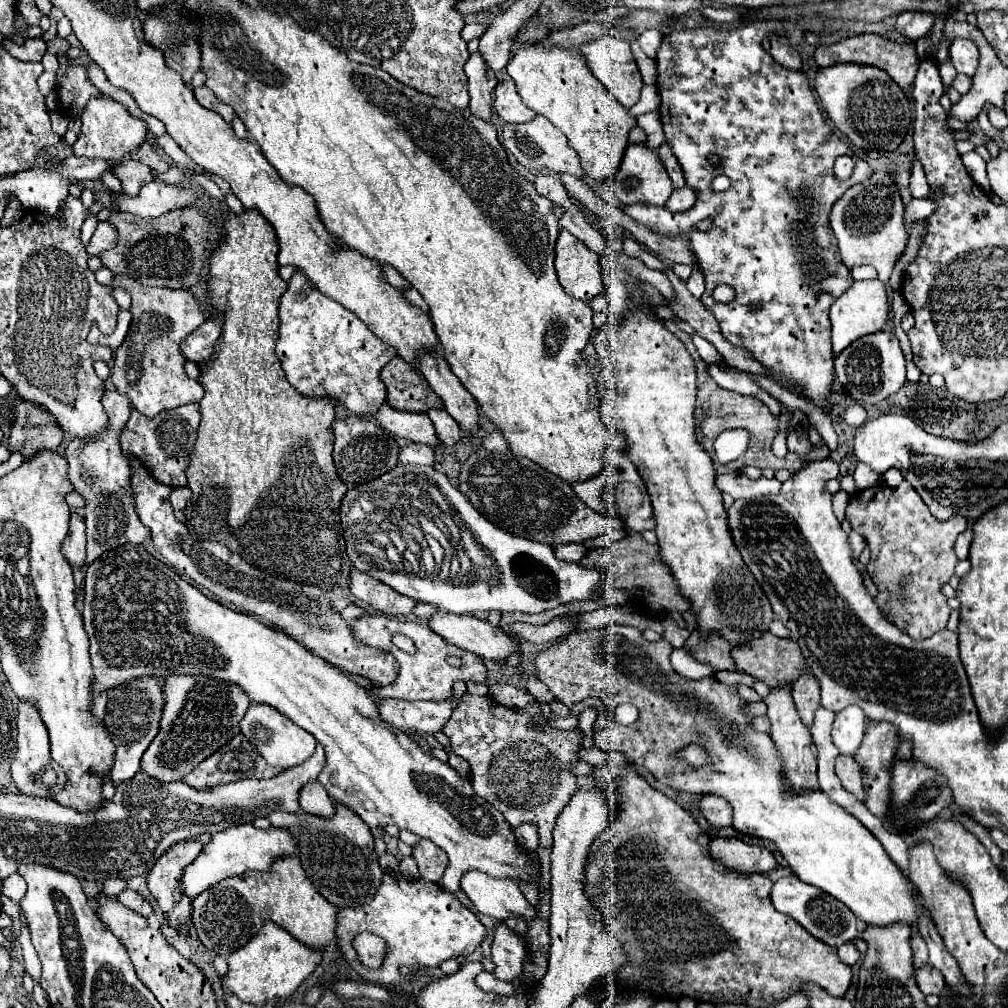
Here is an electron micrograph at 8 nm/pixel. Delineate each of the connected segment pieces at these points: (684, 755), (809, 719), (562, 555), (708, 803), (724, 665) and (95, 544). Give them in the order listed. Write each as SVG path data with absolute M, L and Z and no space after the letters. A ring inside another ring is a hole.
M694 743L682 747L682 749L676 753L676 757L678 757L680 761L684 761L686 765L690 765L690 767L702 767L702 765L708 763L706 749L702 749L702 745L694 745Z
M804 675L792 683L792 699L802 723L810 729L814 723L814 713L820 707L820 685L812 675Z
M568 543L568 545L560 545L558 549L554 549L554 555L562 561L570 561L570 563L576 563L584 557L586 553L586 547L582 543Z
M704 795L704 799L700 801L700 809L712 823L712 827L732 827L732 809L724 797Z
M694 631L686 643L684 643L684 649L692 653L692 657L700 663L708 663L716 673L718 671L730 671L730 673L738 673L736 665L734 665L734 659L730 655L730 645L718 635L710 635L708 639L700 639L698 631ZM696 645L696 647L694 647Z
M106 389L102 395L102 405L108 415L106 429L102 429L94 441L72 439L66 447L68 479L74 485L74 491L82 495L86 503L82 509L88 537L86 567L108 549L124 543L144 543L144 539L150 537L150 529L146 529L136 515L134 495L130 491L130 463L120 447L120 433L130 419L130 401L116 389Z

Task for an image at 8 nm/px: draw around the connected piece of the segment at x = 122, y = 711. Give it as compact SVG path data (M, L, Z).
M140 677L136 681L118 685L110 691L104 725L116 745L116 761L110 773L114 783L132 779L138 773L142 753L146 751L146 747L152 743L152 739L160 729L160 713L162 713L162 681L156 677Z

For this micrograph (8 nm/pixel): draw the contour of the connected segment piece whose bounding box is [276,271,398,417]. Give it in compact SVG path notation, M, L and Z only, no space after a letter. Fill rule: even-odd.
M302 271L288 281L288 291L280 299L280 339L276 355L282 361L286 379L308 397L328 397L340 401L348 411L374 417L386 401L386 387L378 373L398 351L370 333L368 325L334 299L318 293Z

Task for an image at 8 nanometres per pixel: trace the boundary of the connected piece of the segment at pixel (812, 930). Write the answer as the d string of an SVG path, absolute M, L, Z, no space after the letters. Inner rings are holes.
M788 875L782 877L774 883L772 887L772 905L780 911L790 915L794 921L798 921L810 935L814 935L816 939L832 945L832 947L840 947L846 941L854 941L858 937L858 925L856 925L856 915L850 913L850 909L846 905L842 905L838 899L830 897L828 893L824 893L822 889L808 885L804 881L800 881L796 875Z

